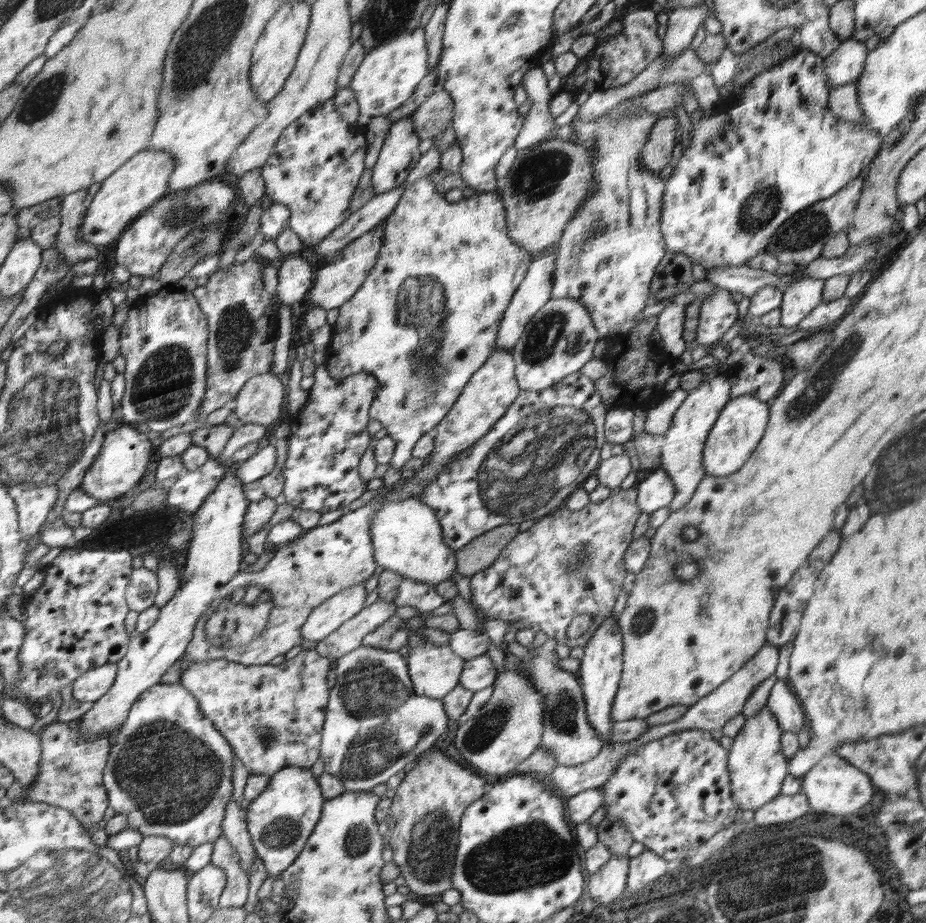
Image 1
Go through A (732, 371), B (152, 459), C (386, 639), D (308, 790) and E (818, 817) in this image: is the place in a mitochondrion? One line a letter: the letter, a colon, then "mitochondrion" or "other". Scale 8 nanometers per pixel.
A: other
B: other
C: mitochondrion
D: other
E: other

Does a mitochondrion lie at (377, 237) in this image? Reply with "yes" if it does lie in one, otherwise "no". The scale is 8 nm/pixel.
no

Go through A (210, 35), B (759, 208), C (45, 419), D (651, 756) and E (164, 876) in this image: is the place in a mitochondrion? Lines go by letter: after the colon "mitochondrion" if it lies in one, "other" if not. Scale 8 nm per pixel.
A: mitochondrion
B: mitochondrion
C: mitochondrion
D: other
E: other

